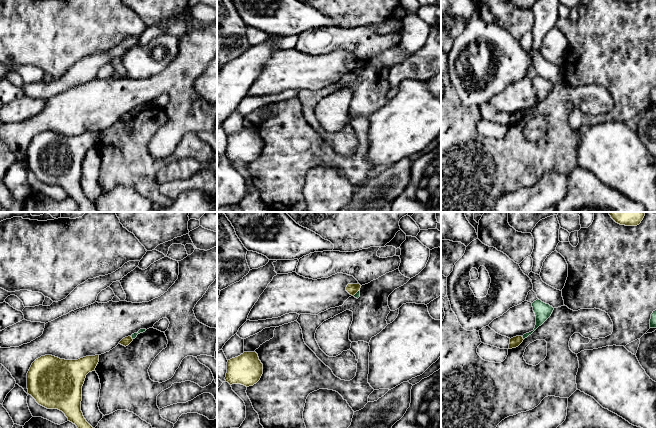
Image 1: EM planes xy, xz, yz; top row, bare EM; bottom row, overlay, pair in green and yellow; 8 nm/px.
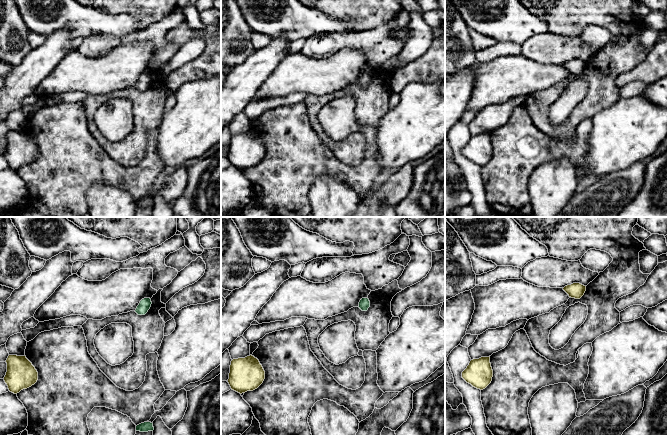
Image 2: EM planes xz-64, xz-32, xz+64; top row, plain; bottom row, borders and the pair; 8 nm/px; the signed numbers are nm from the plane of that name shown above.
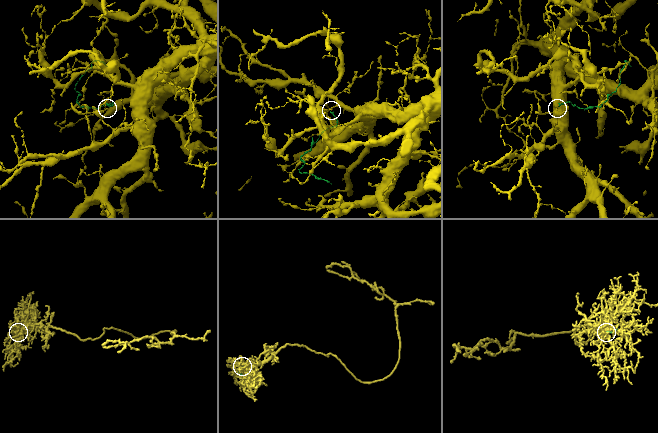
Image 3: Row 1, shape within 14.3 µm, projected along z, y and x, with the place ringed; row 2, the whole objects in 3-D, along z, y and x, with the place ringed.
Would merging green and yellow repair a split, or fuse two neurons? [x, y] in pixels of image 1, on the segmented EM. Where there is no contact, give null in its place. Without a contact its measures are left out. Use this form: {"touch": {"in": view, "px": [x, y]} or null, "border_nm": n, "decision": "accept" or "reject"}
{"touch": {"in": "yz", "px": [523, 338]}, "border_nm": 40, "decision": "reject"}

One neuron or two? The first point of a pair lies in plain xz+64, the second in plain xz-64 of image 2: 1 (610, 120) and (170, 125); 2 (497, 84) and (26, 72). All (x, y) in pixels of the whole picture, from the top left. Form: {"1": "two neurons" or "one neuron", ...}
{"1": "one neuron", "2": "two neurons"}

